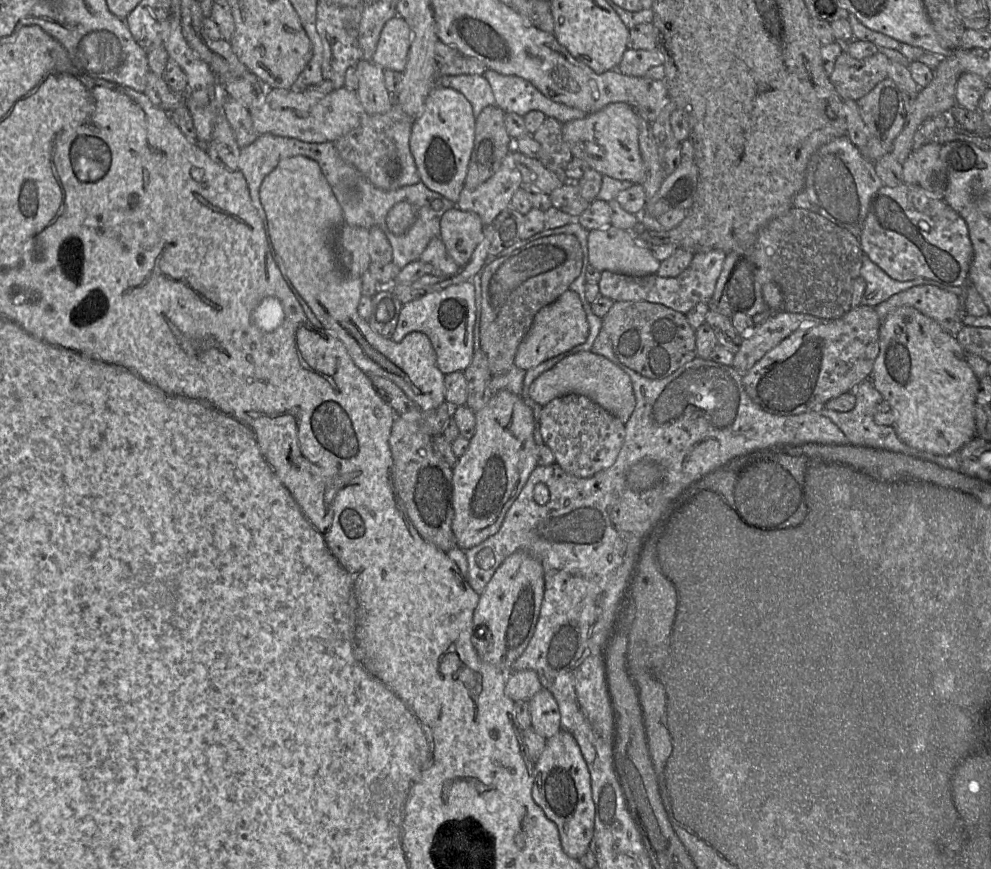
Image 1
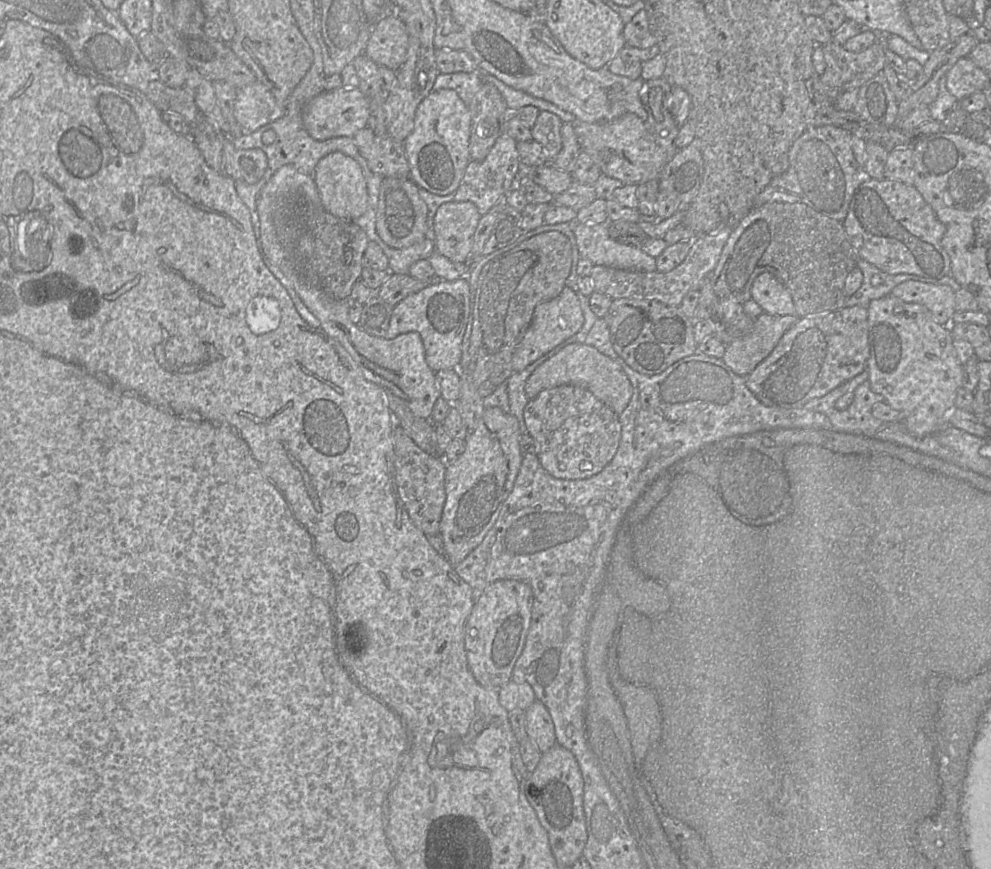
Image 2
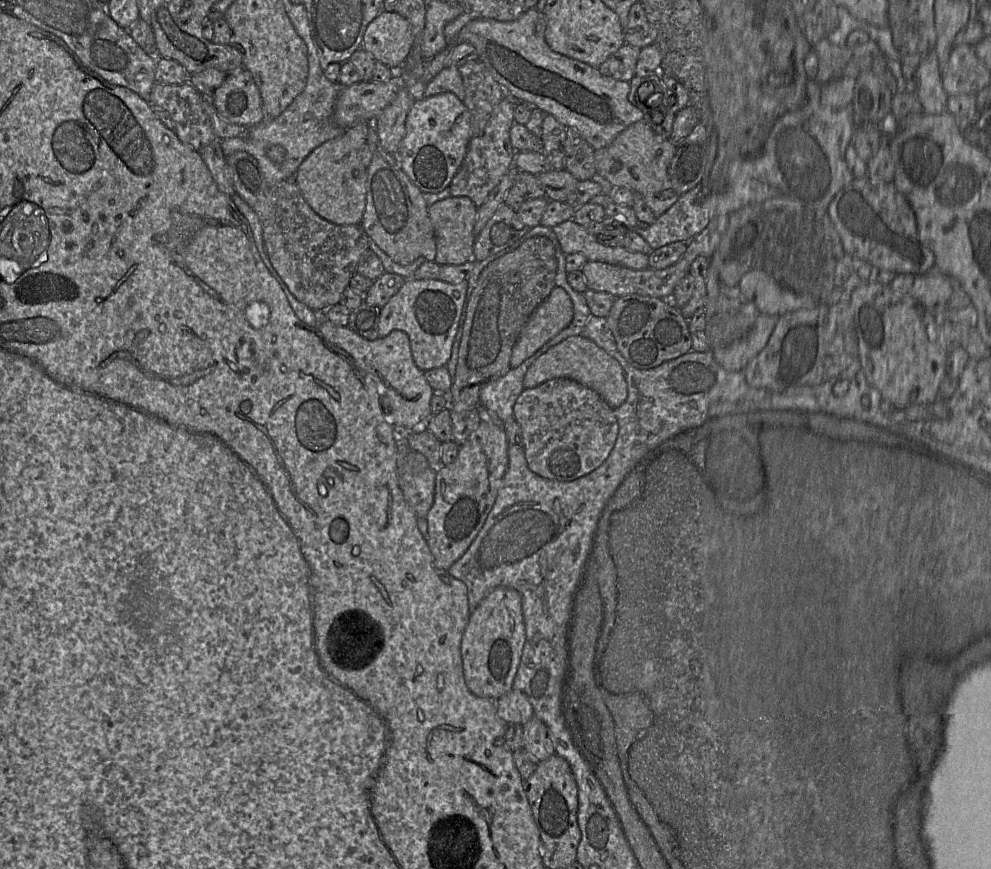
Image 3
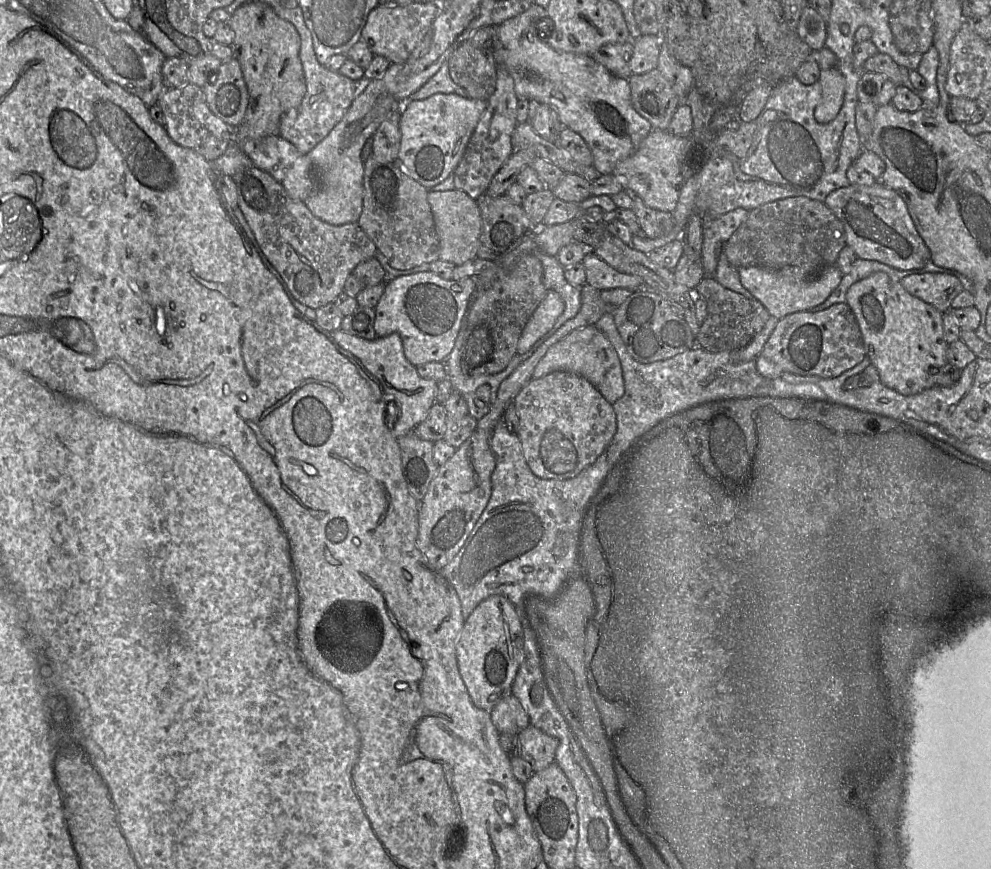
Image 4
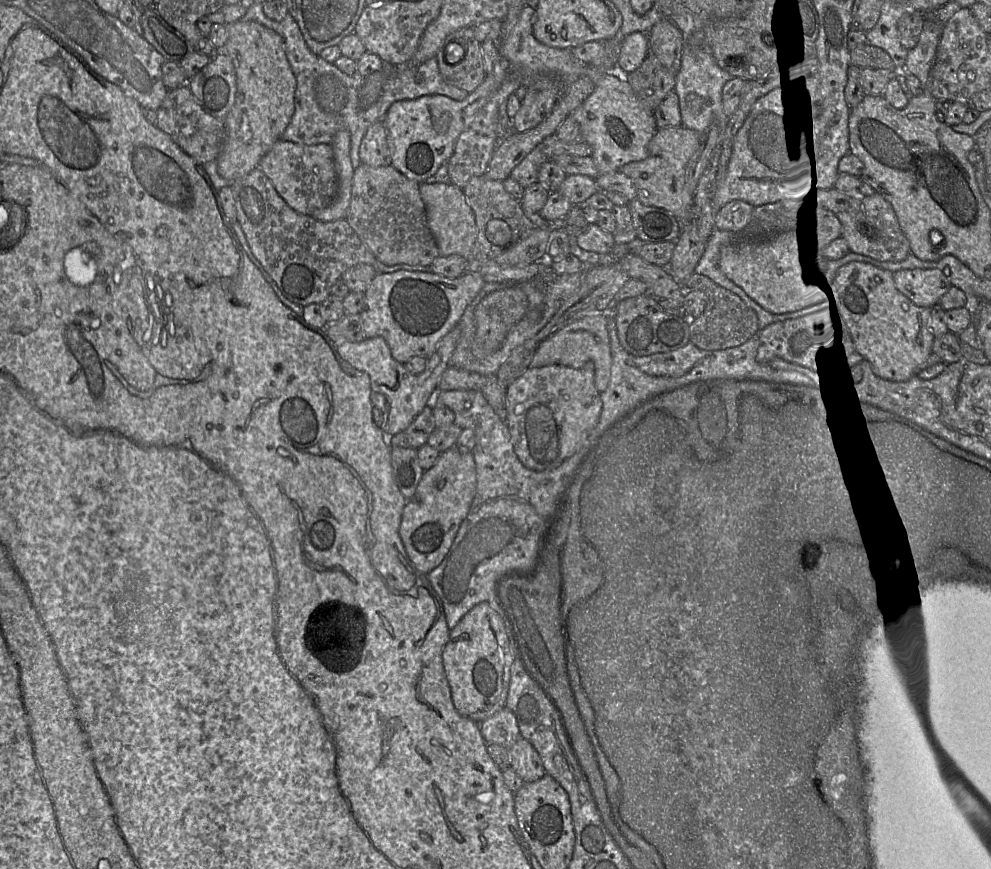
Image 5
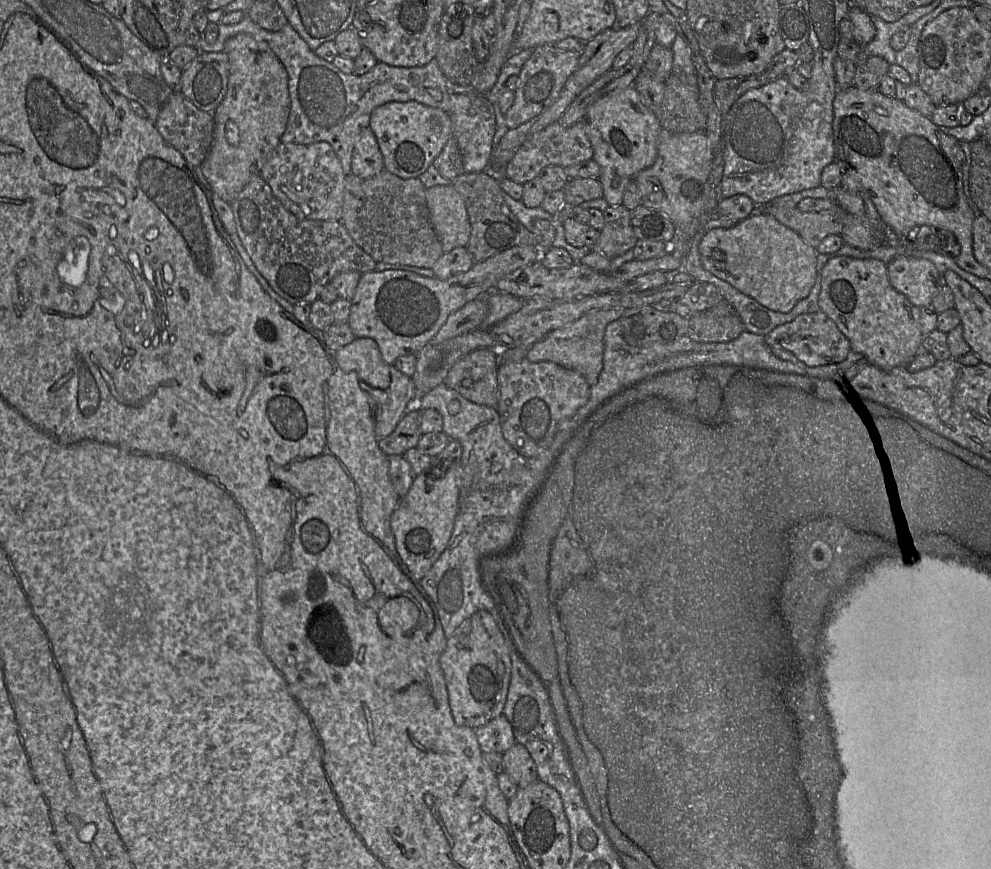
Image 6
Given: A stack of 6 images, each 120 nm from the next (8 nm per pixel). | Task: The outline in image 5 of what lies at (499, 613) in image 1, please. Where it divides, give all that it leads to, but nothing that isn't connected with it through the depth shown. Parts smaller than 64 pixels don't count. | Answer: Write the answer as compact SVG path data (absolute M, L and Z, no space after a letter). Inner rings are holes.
M487 602L476 605L450 630L442 658L453 704L462 716L481 723L506 706L514 658L504 621Z

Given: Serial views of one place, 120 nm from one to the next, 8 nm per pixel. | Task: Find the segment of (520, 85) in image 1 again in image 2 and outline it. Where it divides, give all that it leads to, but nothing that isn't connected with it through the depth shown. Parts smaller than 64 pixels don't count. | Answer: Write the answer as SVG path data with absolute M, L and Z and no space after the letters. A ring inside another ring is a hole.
M481 72L484 81L492 83L502 94L510 112L515 112L525 106L534 106L542 111L557 115L564 123L576 123L577 118L570 112L562 110L555 104L541 98L534 97L521 90L514 89L500 81L493 75Z

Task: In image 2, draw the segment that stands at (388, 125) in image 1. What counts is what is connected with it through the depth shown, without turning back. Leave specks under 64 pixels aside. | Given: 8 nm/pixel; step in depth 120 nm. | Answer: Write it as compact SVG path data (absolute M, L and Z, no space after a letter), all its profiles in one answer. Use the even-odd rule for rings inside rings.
M365 127L353 136L359 154L375 174L383 177L409 178L409 164L404 150L404 141L391 136L376 135Z

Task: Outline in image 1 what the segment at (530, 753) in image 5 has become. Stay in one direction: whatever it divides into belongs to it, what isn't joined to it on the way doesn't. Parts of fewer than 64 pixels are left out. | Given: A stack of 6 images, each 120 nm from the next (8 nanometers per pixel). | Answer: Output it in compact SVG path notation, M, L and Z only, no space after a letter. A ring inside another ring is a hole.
M542 688L529 700L531 727L545 739L561 731L560 711L550 691Z

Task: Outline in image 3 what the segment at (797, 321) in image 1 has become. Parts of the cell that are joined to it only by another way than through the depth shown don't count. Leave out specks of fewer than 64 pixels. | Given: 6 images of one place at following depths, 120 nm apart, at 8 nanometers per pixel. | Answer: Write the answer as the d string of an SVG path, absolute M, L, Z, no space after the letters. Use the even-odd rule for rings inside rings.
M761 313L755 326L743 340L713 351L715 360L727 371L741 372L767 345L778 324L779 316Z

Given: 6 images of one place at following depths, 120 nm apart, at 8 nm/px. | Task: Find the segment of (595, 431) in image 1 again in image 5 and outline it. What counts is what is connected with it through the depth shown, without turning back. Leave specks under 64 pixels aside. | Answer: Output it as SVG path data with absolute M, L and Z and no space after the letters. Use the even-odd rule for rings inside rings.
M589 362L581 369L563 365L529 368L508 386L506 406L506 425L514 451L521 463L538 472L557 468L581 448L582 441L599 421L602 400L594 385L594 365Z

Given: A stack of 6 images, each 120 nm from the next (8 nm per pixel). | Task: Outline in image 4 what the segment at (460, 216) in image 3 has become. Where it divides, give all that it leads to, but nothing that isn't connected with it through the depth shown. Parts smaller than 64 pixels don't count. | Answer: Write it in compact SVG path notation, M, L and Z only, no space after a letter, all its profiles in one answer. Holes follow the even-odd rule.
M458 189L428 191L427 202L431 208L440 242L439 260L461 265L477 257L481 231L481 214L476 200Z

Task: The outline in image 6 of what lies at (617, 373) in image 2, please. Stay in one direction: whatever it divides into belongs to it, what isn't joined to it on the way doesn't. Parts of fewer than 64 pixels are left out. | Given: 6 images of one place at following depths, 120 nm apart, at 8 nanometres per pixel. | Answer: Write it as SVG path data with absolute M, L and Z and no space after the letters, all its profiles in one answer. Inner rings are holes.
M623 307L602 308L585 313L577 320L552 330L533 343L527 353L530 362L551 361L583 375L590 386L597 382L603 368L604 333L606 326L624 313Z

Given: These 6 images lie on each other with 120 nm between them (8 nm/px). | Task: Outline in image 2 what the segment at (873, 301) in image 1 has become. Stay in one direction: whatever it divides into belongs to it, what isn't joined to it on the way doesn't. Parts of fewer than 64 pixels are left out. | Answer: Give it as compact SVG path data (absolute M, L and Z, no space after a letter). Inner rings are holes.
M861 258L858 259L857 266L863 274L863 282L853 295L846 297L846 307L859 305L867 308L872 300L888 296L894 287L905 281L915 280L937 284L935 278L919 278L913 274L888 274Z

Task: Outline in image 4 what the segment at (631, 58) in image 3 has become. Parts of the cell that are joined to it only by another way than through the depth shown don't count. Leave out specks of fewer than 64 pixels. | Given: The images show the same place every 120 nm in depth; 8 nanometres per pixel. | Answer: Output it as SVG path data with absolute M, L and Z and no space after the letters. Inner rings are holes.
M633 42L605 44L591 56L611 73L629 78L632 74L629 66L633 54Z

